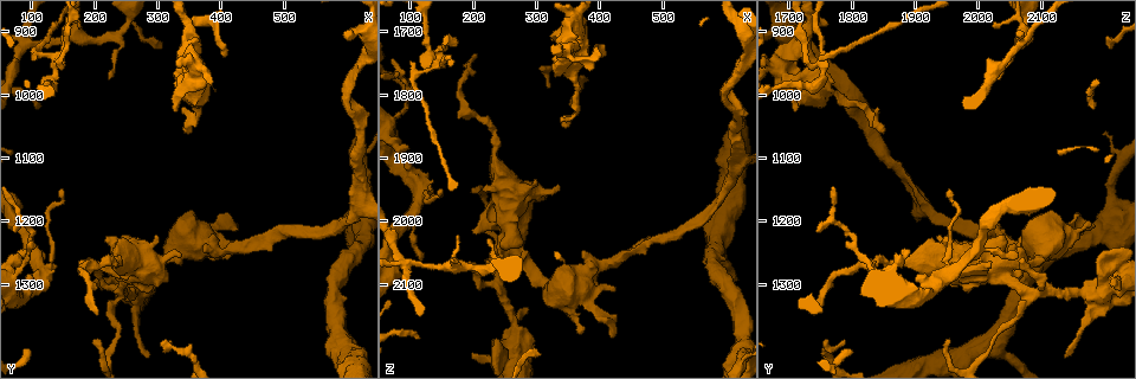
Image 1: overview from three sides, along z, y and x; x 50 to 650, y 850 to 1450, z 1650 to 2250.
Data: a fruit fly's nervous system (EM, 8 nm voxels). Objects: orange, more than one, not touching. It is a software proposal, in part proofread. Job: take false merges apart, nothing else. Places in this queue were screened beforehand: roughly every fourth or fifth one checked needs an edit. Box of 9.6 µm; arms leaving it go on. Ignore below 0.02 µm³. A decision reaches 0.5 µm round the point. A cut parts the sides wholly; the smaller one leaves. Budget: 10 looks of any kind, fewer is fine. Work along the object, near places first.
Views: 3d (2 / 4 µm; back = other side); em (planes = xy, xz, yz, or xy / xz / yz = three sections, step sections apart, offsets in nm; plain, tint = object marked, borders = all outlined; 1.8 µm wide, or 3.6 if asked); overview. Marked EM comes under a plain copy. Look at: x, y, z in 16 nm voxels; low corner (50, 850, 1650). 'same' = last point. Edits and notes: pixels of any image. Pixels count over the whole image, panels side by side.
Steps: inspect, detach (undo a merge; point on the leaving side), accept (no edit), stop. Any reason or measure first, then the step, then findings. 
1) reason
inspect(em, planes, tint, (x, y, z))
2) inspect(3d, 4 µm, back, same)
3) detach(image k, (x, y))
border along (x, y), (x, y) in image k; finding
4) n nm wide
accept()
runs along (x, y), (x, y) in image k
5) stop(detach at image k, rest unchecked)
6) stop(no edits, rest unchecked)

four-way junction
inspect(3d, 4 µm, (265, 1280, 2040))

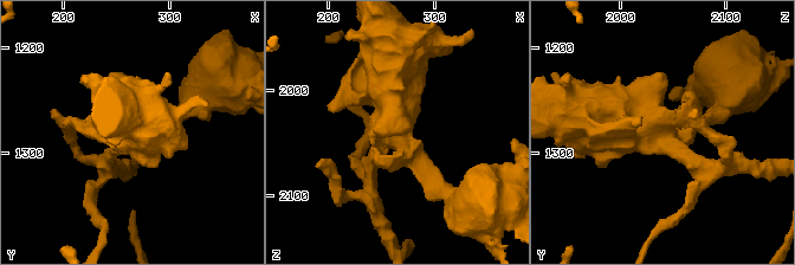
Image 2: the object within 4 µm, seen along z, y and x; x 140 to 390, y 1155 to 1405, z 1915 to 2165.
4 arms
inspect(em, 3.6 µm, planes, borders, (260, 1282, 2040))

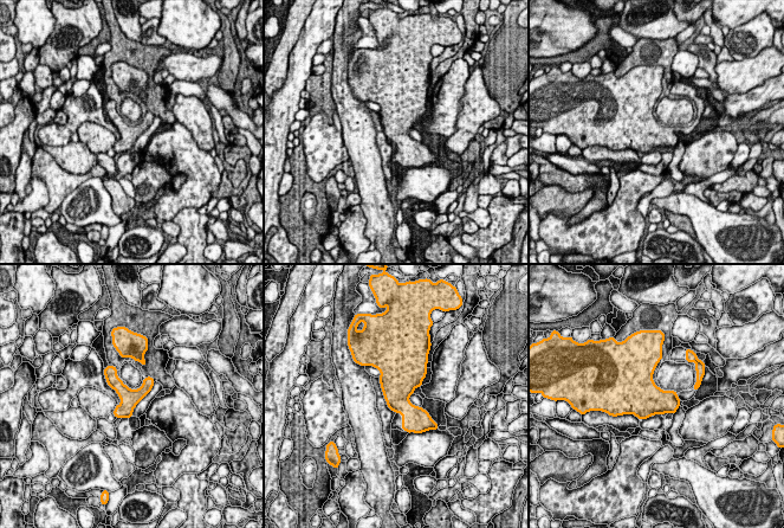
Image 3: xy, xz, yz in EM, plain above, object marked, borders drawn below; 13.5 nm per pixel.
accept()
one neuron here

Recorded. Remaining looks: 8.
inspect(3d, 4 µm, (270, 1315, 2190))

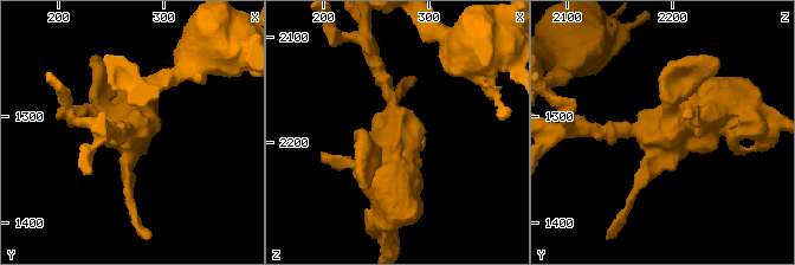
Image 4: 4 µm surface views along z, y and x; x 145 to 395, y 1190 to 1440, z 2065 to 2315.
inspect(em, 3.6 µm, yz, step 4, tint, (270, 1316, 2194))

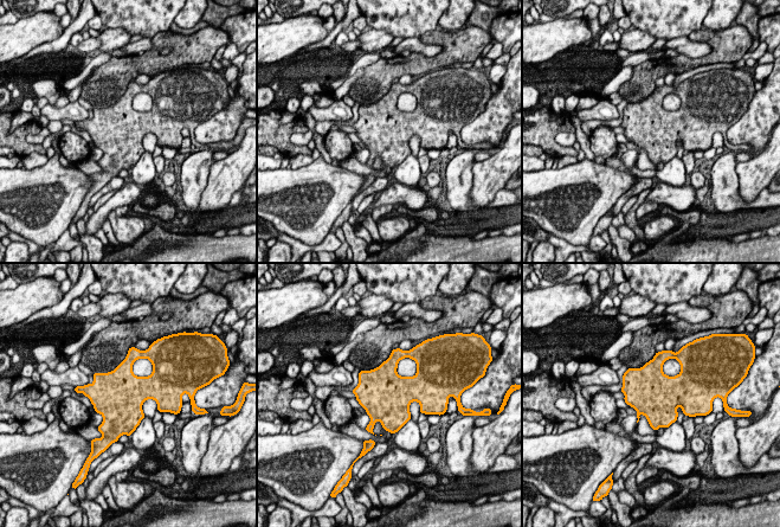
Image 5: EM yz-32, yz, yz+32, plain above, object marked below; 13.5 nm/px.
inspect(em, 3.6 µm, planes, borders, same)

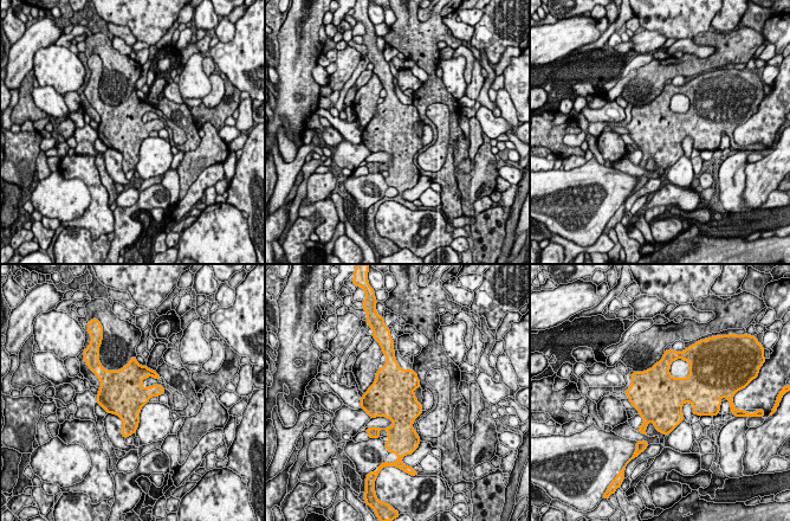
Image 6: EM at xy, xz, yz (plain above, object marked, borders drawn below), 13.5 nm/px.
accept()
one neuron here

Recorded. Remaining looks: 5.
sudden change in width
inspect(em, yz, step 8, tint, (95, 920, 2065))

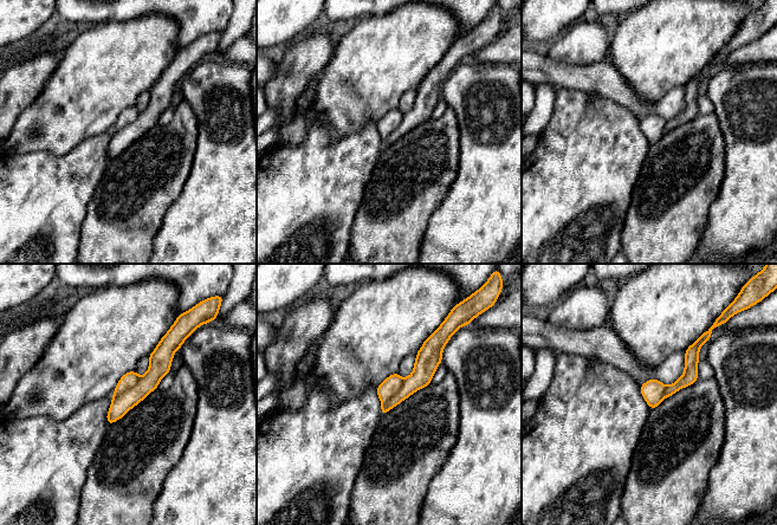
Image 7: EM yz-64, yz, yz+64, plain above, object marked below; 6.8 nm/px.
160 nm wide
detach(image 7, (159, 368))
the part that leaves runs along (167, 341), (155, 374), (110, 420) in image 7; two neurons meet here

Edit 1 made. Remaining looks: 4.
sharp bend
inspect(3d, 4 µm, (135, 950, 1750))

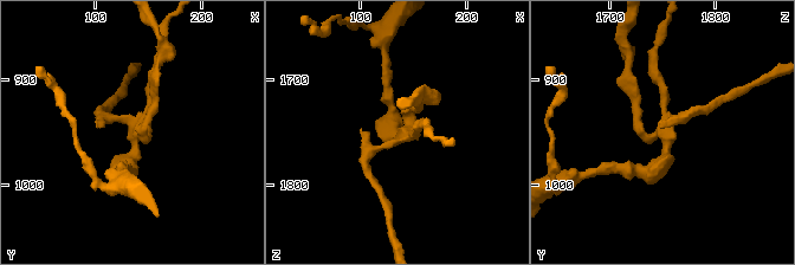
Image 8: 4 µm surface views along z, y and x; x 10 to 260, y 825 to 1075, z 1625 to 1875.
4 arms; need the tissue
inspect(em, xy, step 8, tint, (140, 952, 1754))

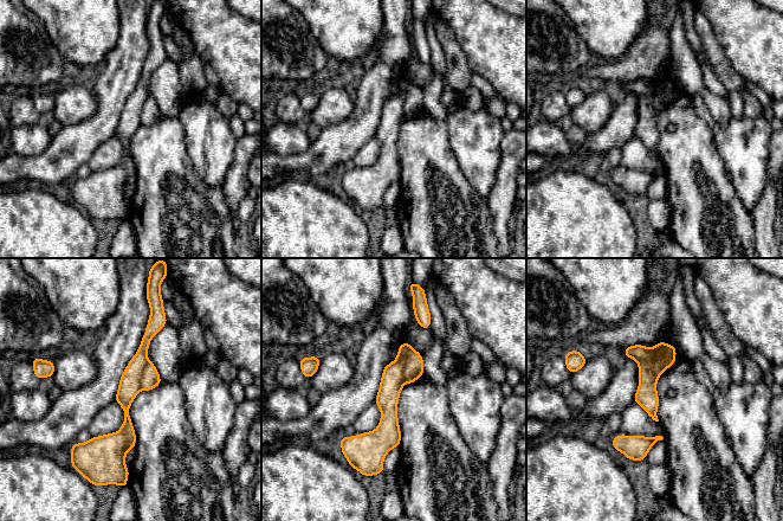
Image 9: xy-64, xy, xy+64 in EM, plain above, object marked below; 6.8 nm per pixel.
cut it another way
inspect(em, planes, tint, same)

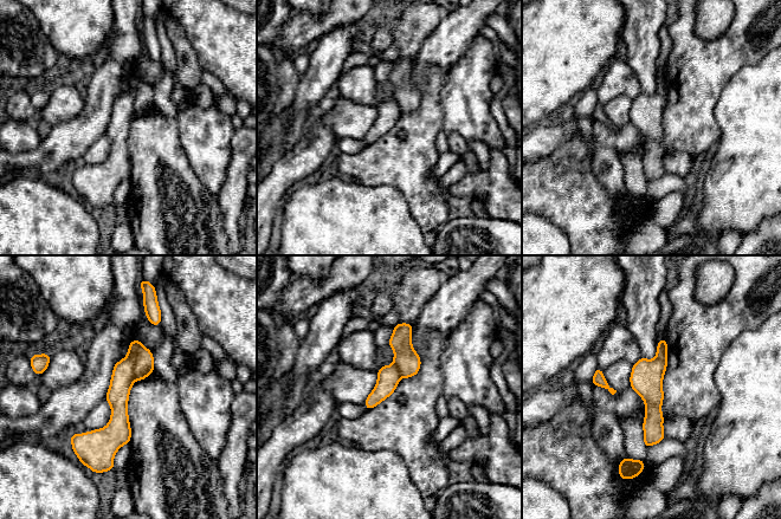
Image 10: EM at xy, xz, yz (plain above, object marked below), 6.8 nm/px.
detach(image 10, (123, 377))
border along (127, 356), (133, 359), (135, 378) in image 10; a second neuron is stuck on

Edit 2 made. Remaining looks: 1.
stop(detach at image 7, detach at image 10, rest unchecked)

